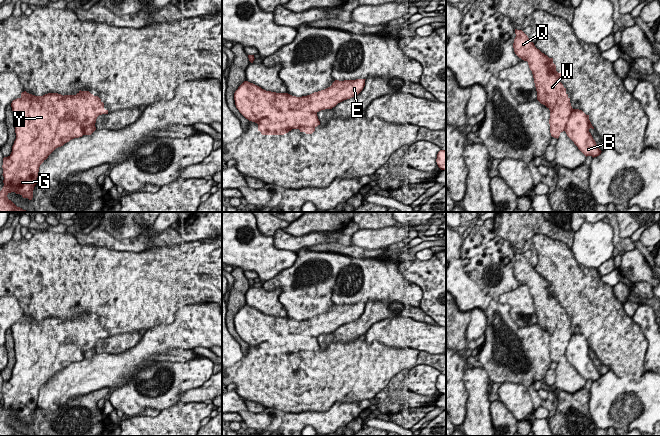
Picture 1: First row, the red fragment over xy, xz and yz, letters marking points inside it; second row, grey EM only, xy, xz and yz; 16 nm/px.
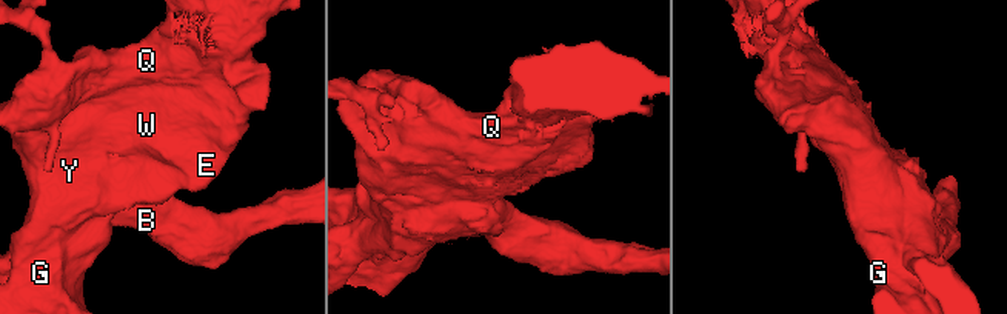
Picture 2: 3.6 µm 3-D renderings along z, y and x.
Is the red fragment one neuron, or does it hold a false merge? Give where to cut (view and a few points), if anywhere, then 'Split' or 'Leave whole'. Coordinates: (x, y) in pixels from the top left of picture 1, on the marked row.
Split along xz (316, 109), (312, 111), (279, 110), (254, 121). Split

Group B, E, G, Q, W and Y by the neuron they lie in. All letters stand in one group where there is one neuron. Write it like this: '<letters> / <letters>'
B / E G Q W Y

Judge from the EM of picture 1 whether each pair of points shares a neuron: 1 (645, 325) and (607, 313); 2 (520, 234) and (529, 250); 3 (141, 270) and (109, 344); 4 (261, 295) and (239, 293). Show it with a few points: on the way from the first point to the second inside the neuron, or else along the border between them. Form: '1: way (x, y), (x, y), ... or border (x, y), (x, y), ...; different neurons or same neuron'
1: border (631, 317), (639, 326), (648, 342); different neurons
2: way (522, 238), (527, 246); same neuron
3: border (134, 330), (116, 333), (108, 337); different neurons
4: border (250, 286), (245, 295), (245, 304); different neurons

